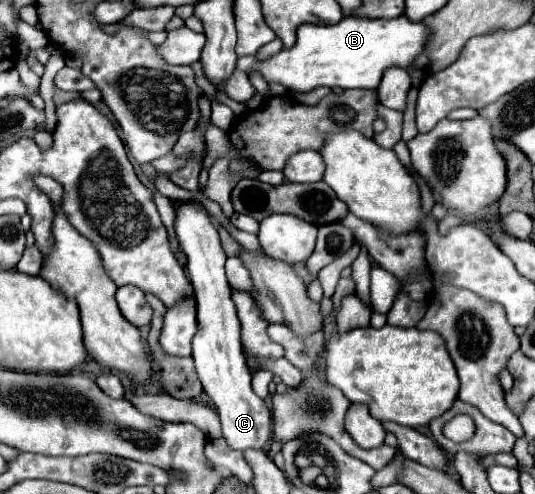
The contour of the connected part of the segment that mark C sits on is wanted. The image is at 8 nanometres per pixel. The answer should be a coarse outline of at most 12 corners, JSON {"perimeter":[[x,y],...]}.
{"perimeter":[[178,200],[198,332],[192,358],[232,450],[264,448],[218,230]]}

